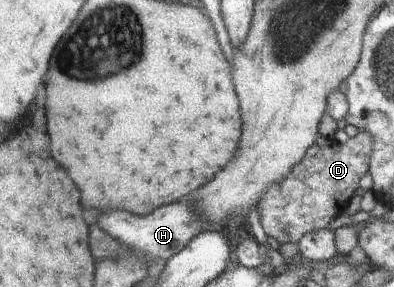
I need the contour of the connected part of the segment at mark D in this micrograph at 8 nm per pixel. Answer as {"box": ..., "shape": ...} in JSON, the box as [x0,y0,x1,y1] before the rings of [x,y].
{"box":[260,130,372,245],"shape":[[[359,130],[356,136],[349,137],[343,144],[336,139],[318,135],[318,140],[307,150],[303,160],[286,177],[272,184],[260,198],[260,222],[266,236],[283,245],[298,242],[306,232],[328,229],[328,224],[338,214],[345,214],[348,202],[360,184],[360,178],[368,172],[371,152],[372,137],[366,130]]]}

